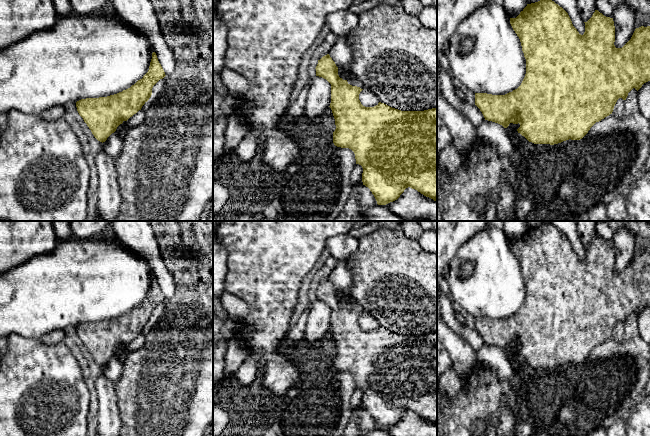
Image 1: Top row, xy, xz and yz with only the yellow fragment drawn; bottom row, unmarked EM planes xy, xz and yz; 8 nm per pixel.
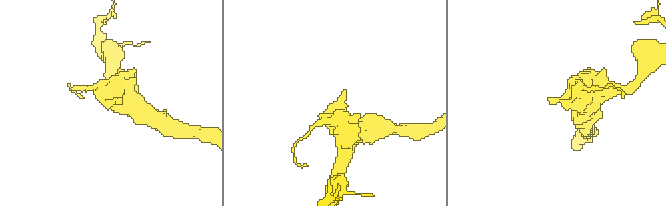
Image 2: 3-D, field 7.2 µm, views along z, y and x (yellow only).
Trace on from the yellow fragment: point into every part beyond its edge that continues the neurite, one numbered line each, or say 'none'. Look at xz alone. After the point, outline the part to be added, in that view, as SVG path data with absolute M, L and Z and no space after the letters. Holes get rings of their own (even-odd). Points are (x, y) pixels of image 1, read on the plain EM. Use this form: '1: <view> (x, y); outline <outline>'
1: xz (353, 305); outline M352 301L351 303L347 303L348 308L352 309L352 310L357 310L360 311L361 313L364 313L363 308L361 307L360 304L358 304L356 301Z

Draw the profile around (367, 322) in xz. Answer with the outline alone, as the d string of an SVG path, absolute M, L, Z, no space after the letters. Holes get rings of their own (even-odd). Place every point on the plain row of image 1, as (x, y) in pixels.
M366 312L360 316L359 324L365 331L374 331L379 327L377 320Z

